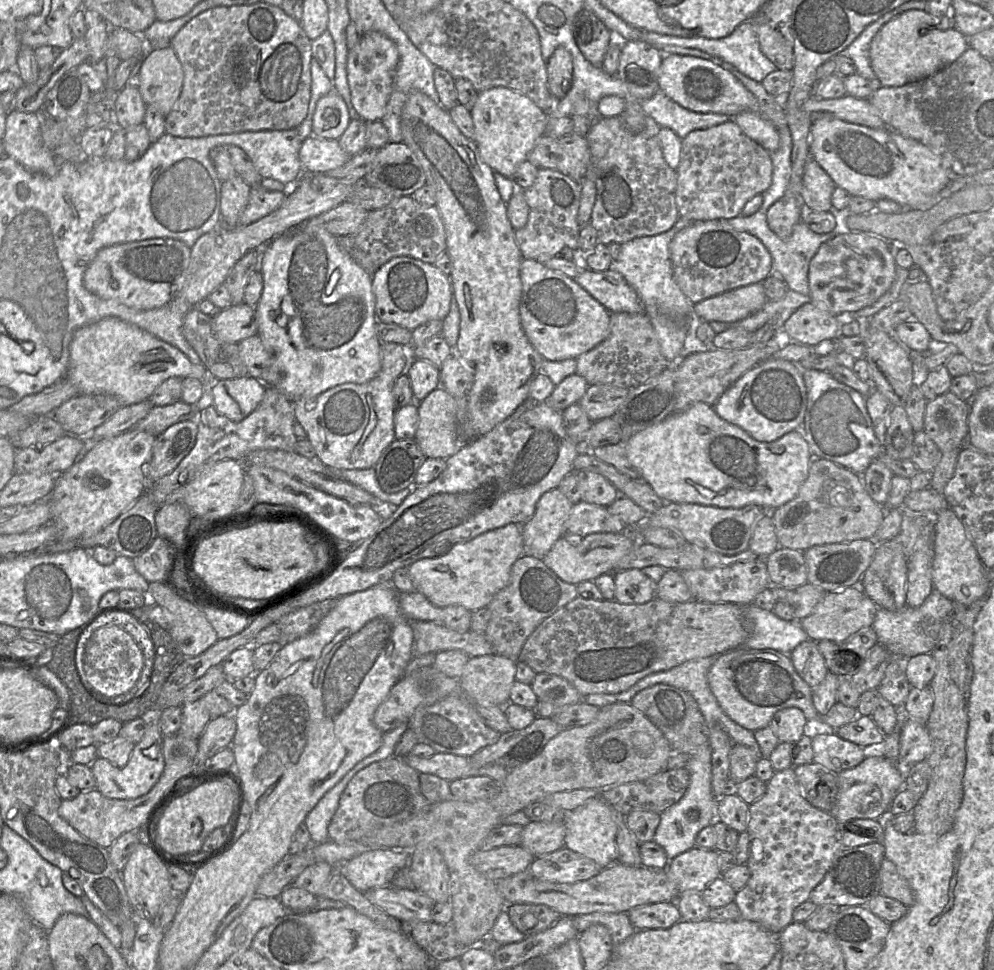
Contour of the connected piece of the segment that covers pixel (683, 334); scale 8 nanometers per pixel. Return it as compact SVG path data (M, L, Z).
M679 217L669 230L654 236L642 236L621 244L620 252L611 267L619 272L627 283L635 290L644 304L645 314L658 336L661 353L670 365L677 363L688 353L707 350L699 347L694 336L693 303L683 294L676 284L670 256L670 243L674 236L683 228L695 222Z

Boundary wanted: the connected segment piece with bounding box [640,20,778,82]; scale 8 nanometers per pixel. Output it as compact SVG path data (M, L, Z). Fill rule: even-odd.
M752 20L740 24L730 35L723 38L707 38L700 36L675 36L656 32L644 32L640 40L651 45L674 45L686 48L694 48L706 52L731 64L745 76L761 82L771 72L778 69L761 51L757 33Z

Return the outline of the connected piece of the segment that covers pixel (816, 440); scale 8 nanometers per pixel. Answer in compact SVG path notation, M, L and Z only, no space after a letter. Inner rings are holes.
M802 370L807 392L804 422L800 428L814 458L830 460L857 475L863 475L872 461L885 452L879 443L866 407L866 396L836 379L828 371Z

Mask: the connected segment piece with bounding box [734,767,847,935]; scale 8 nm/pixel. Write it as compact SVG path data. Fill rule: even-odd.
M793 767L781 771L775 771L772 778L767 782L767 790L765 794L749 805L748 814L748 827L747 832L750 836L750 848L749 857L745 863L750 870L751 876L746 883L746 885L738 892L736 892L735 903L737 904L741 918L750 920L760 924L765 929L769 930L774 934L779 934L785 927L787 927L791 922L793 922L793 912L801 903L809 899L811 891L822 881L828 869L830 868L836 854L843 847L838 836L838 821L829 812L821 810L814 807L809 803L809 801L804 797L802 789L797 781L795 771Z

